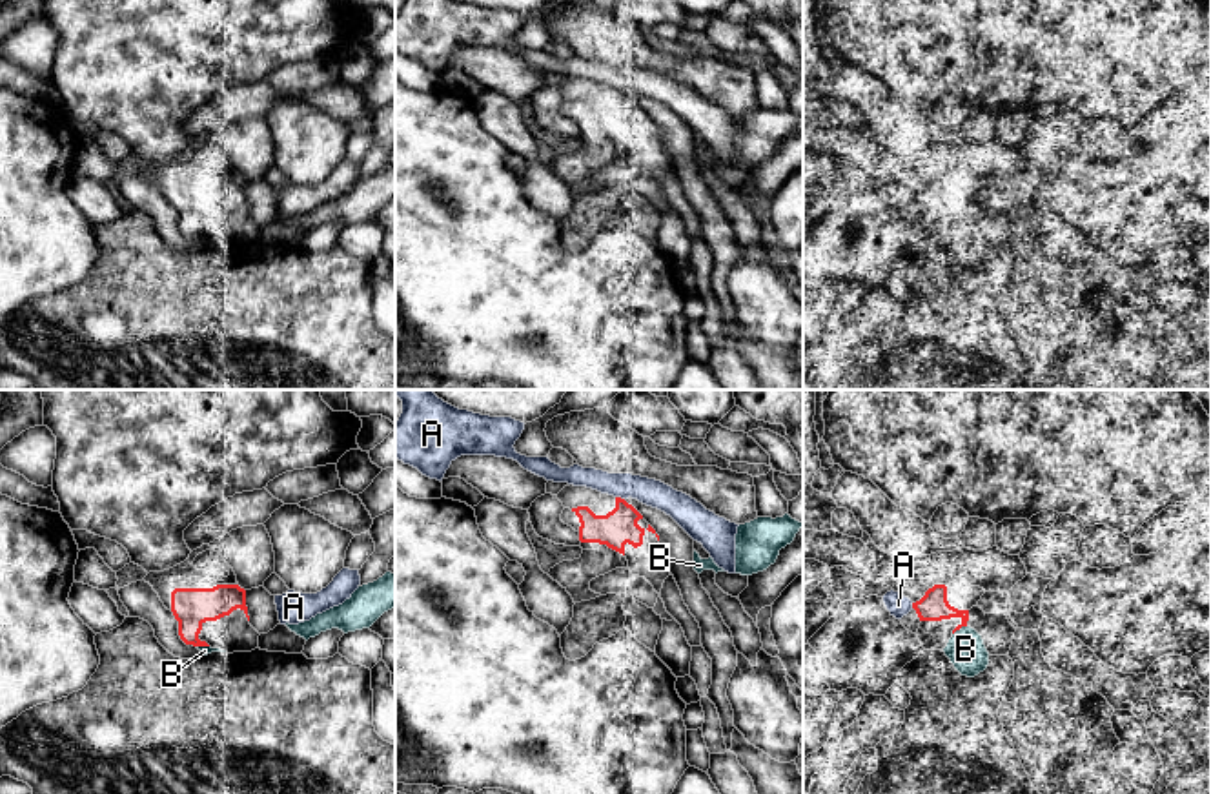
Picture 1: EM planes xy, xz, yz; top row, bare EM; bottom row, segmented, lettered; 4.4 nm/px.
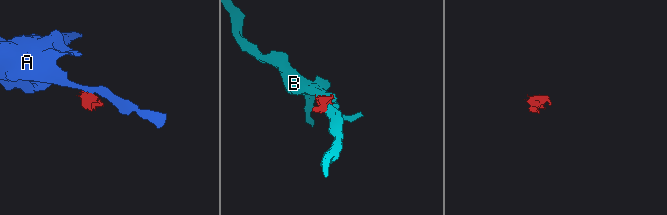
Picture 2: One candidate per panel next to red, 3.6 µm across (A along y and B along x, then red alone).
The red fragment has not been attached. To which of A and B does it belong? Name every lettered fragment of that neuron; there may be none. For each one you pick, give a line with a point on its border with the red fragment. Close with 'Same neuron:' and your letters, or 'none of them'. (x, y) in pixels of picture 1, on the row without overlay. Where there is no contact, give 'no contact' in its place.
Same neuron: none of them

